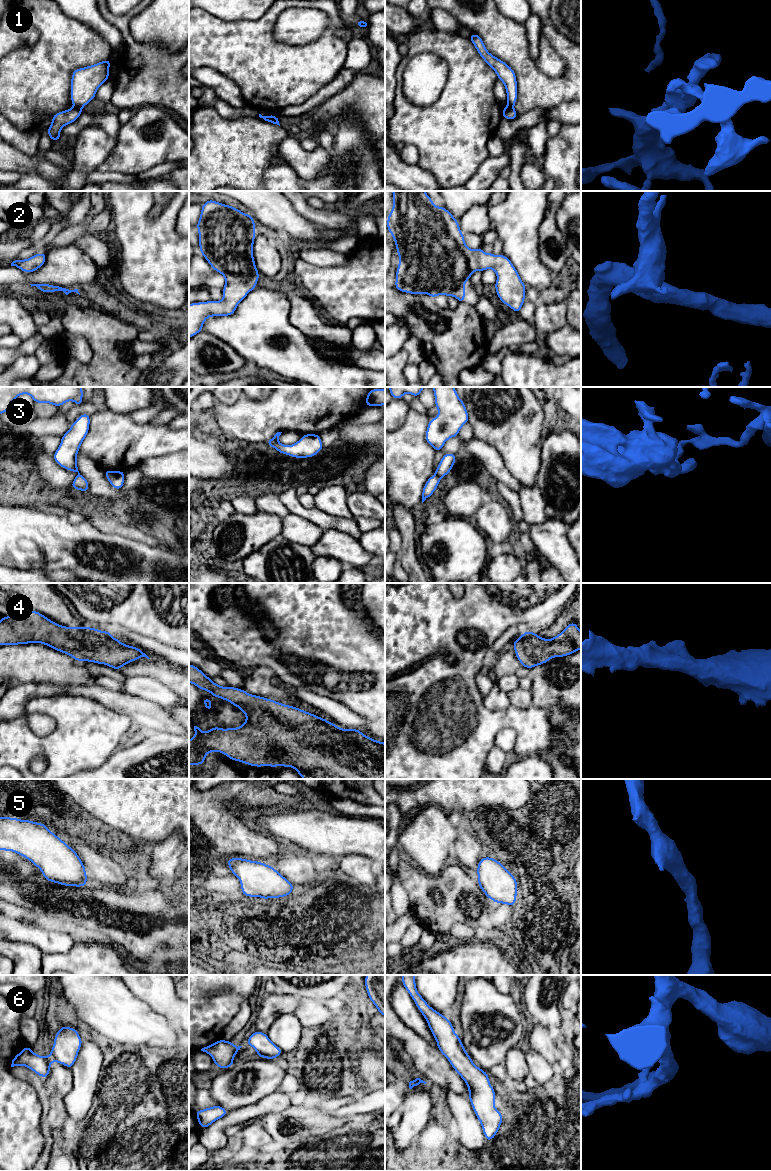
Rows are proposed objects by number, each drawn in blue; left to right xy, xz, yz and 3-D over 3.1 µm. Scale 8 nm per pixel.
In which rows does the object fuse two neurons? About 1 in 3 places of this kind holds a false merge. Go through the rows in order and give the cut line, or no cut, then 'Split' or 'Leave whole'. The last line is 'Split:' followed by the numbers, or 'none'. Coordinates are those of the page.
1: Split along xy (75, 106), (81, 109). Split
2: No split. Leave whole
3: Split along yz (435, 473), (439, 478). Split
4: No split. Leave whole
5: No split. Leave whole
6: No split. Leave whole
Split: 1, 3

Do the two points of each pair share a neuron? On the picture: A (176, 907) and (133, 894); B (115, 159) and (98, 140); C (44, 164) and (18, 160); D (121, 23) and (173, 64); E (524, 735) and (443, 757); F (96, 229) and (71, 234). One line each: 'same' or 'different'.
A: same
B: different
C: same
D: same
E: same
F: same

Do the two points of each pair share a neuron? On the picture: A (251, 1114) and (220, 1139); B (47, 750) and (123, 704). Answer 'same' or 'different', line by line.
A: same
B: different

